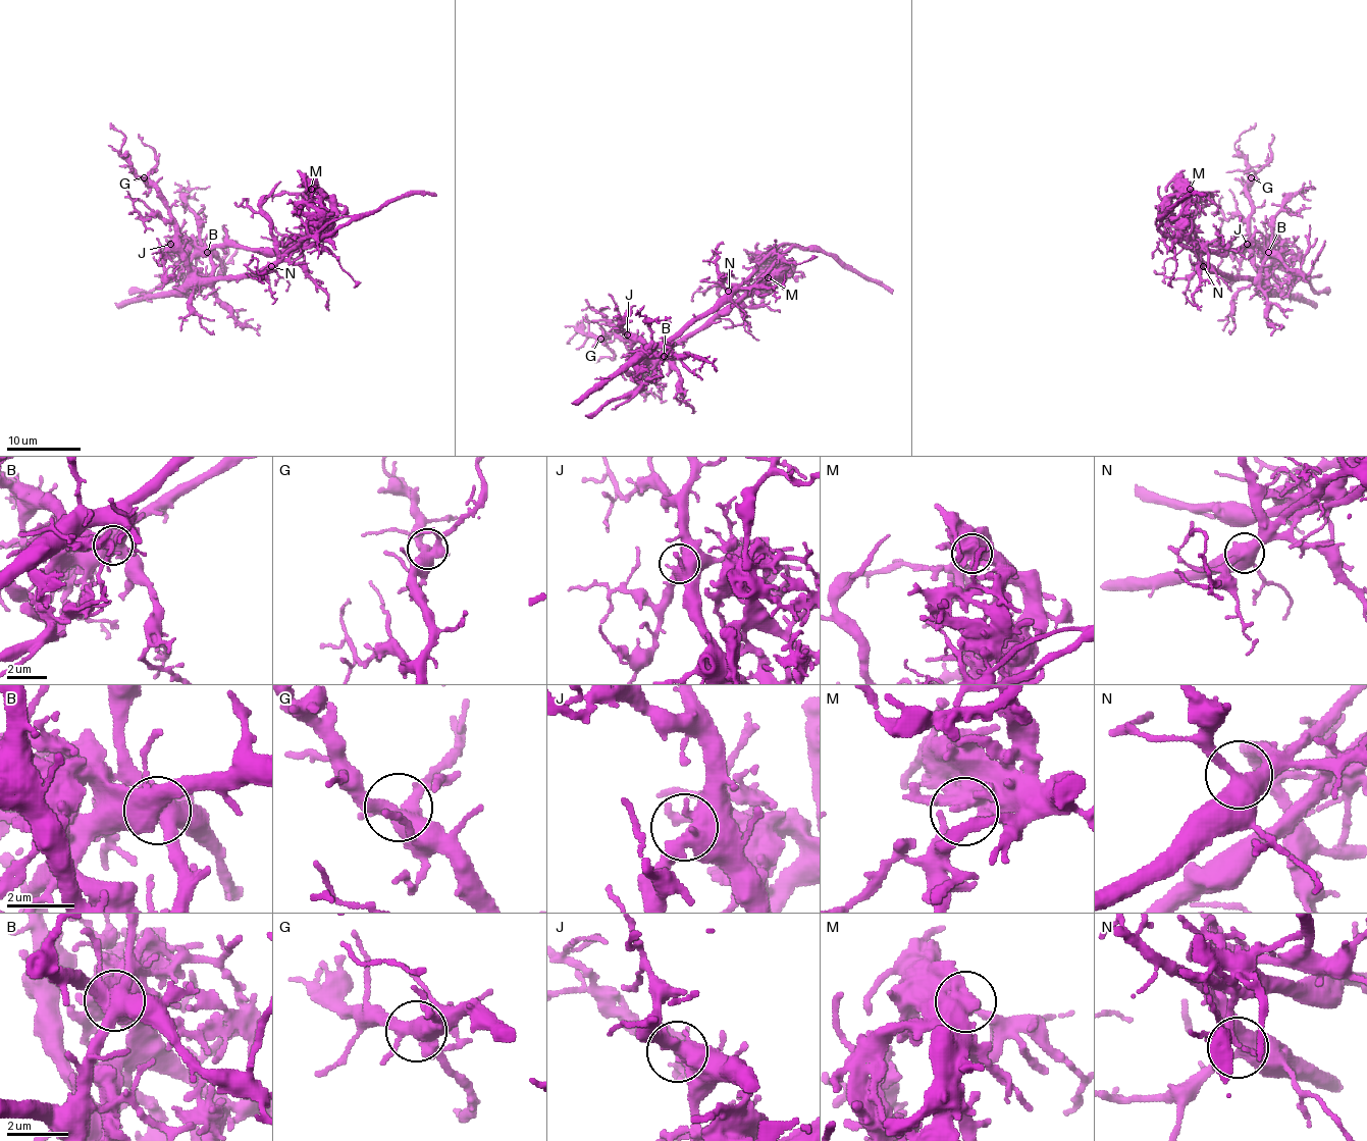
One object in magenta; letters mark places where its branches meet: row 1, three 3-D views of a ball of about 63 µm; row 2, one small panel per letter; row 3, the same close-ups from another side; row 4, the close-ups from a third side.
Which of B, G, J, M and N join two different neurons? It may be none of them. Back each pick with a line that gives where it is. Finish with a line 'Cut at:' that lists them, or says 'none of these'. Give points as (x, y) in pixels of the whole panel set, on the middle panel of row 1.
B: (664, 356)
Cut at: B

